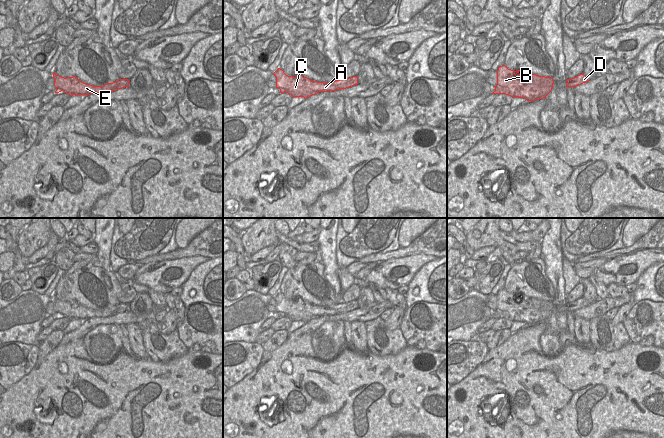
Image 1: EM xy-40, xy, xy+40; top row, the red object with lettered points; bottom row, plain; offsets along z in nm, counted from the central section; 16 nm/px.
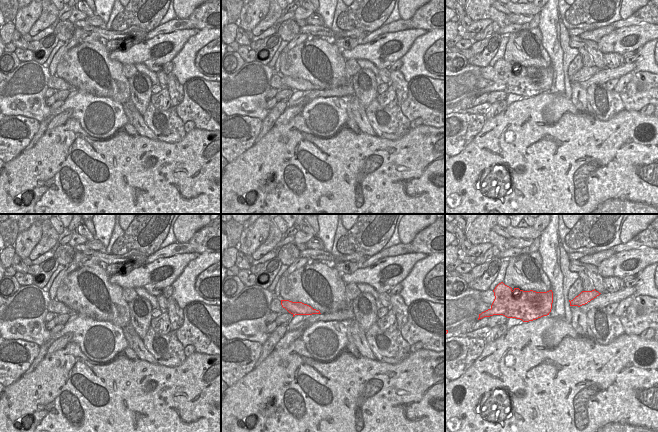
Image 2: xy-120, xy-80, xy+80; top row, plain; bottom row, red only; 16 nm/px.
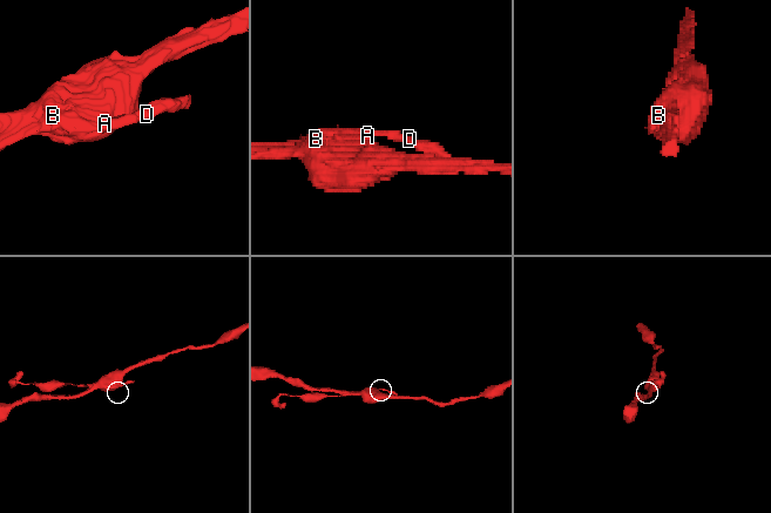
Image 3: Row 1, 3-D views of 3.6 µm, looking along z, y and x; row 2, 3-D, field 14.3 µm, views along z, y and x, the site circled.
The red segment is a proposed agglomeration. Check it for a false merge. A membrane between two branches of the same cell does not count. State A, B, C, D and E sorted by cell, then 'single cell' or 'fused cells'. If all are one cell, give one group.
A B C D E; single cell

